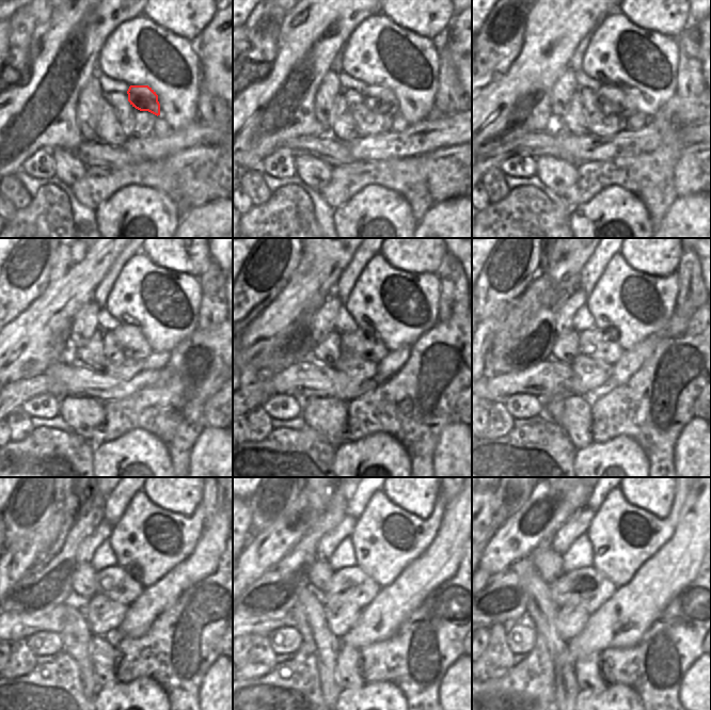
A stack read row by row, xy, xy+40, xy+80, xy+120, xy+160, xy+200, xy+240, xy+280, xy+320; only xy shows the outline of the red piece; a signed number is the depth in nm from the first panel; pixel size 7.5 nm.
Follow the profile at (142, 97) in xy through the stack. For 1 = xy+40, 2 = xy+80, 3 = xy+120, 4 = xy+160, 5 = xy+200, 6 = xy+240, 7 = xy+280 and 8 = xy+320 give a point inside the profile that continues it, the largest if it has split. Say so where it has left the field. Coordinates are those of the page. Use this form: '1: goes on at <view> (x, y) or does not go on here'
1: goes on at xy+40 (380, 99)
2: goes on at xy+80 (613, 100)
3: goes on at xy+120 (129, 338)
4: goes on at xy+160 (364, 342)
5: goes on at xy+200 (596, 343)
6: goes on at xy+240 (122, 585)
7: goes on at xy+280 (351, 584)
8: goes on at xy+320 (588, 587)

